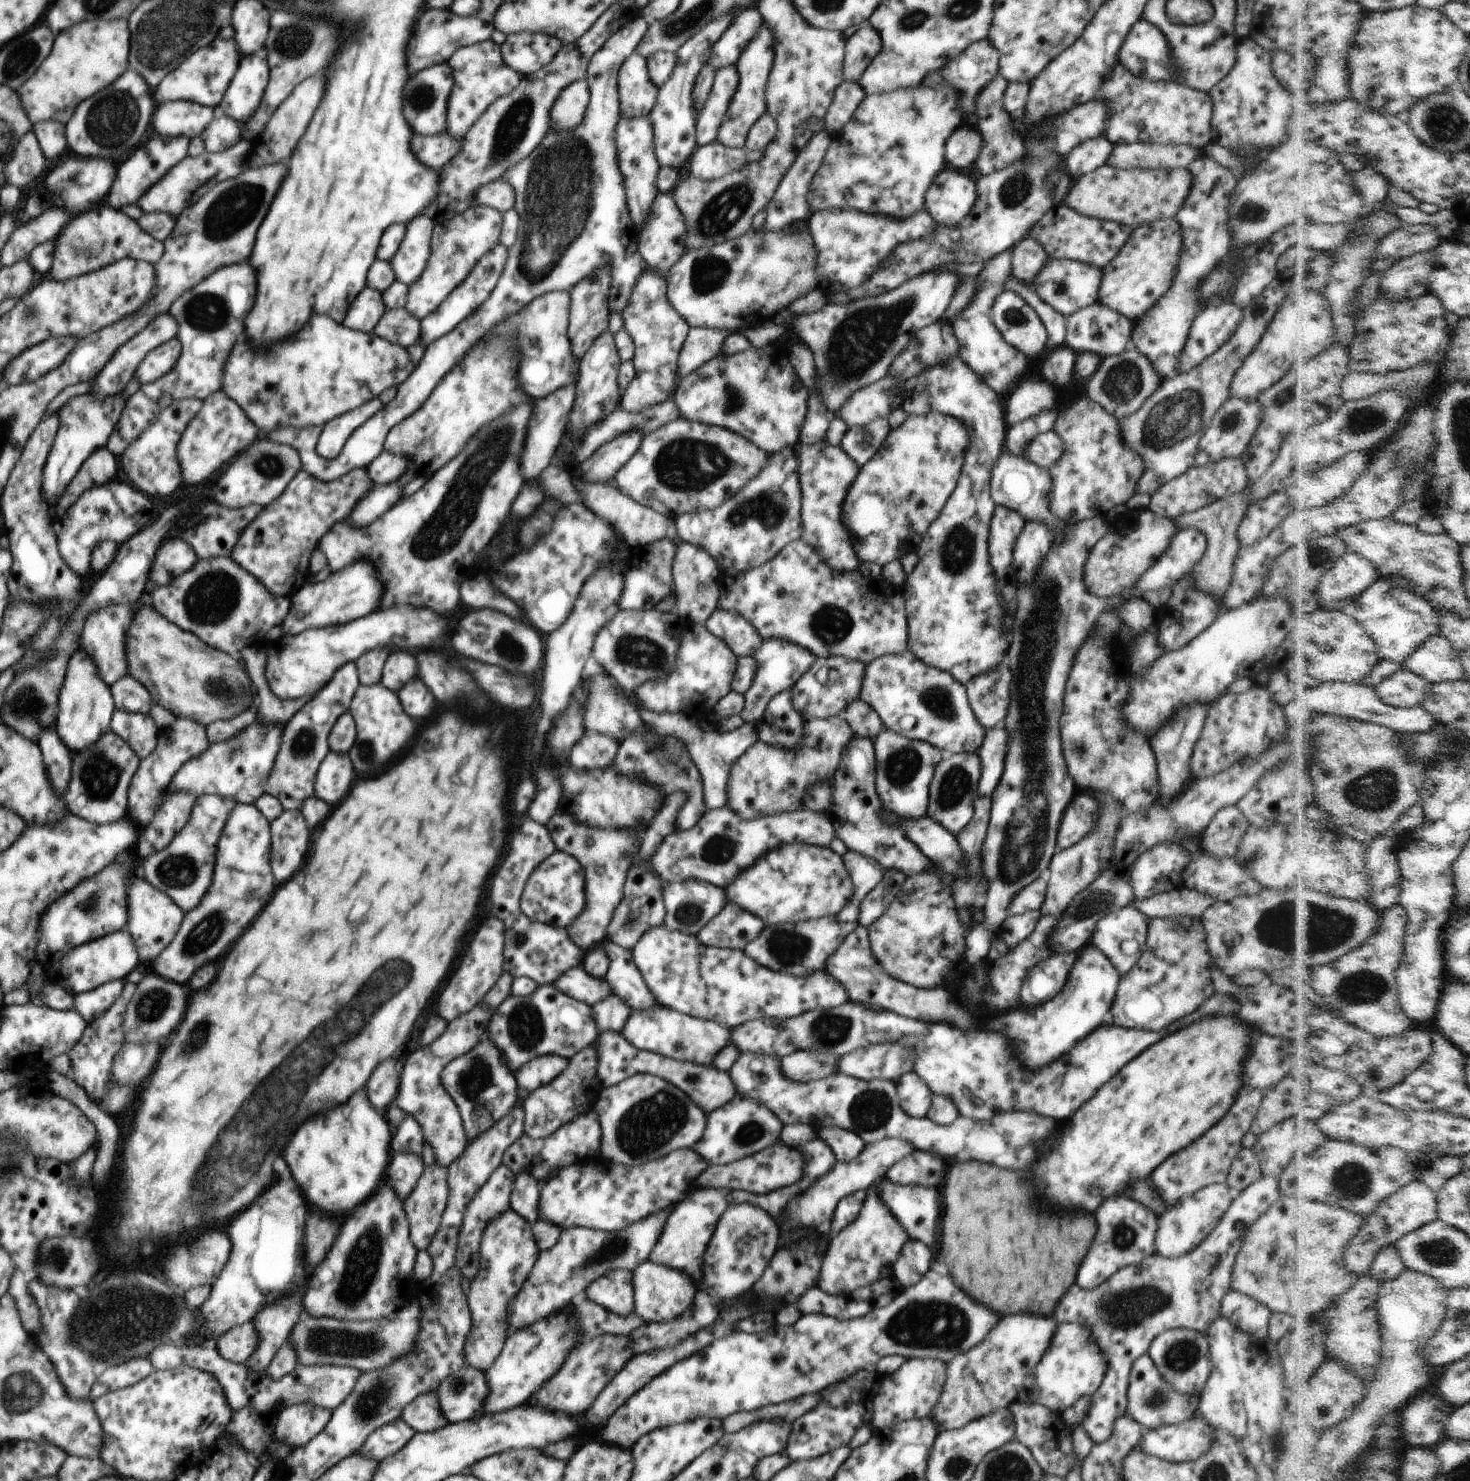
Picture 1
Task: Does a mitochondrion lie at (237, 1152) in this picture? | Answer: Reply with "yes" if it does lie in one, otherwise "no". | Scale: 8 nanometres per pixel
yes

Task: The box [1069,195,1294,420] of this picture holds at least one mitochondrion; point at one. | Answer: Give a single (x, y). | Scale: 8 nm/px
(1122, 381)

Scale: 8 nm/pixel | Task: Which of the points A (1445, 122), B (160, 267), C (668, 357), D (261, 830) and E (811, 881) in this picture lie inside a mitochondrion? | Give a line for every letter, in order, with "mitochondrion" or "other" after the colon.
A: mitochondrion
B: other
C: other
D: other
E: other

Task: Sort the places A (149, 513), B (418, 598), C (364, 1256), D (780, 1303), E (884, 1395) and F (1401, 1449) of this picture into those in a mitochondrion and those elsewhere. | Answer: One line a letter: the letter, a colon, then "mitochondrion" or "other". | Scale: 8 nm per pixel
A: other
B: other
C: mitochondrion
D: other
E: other
F: other

